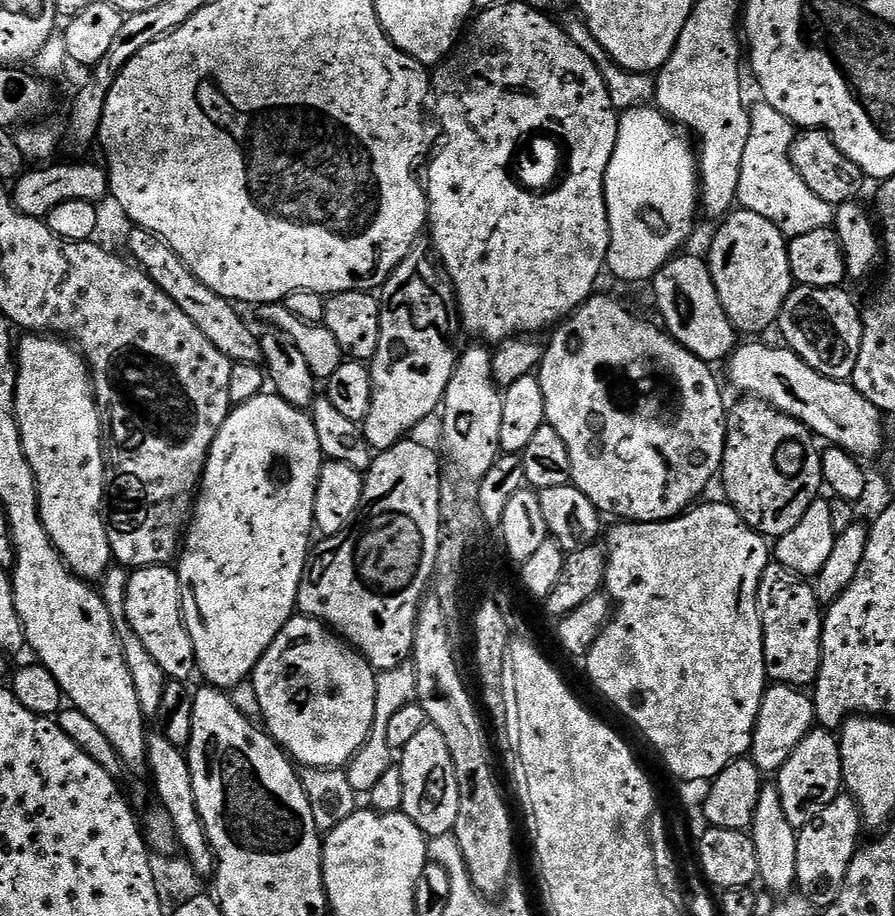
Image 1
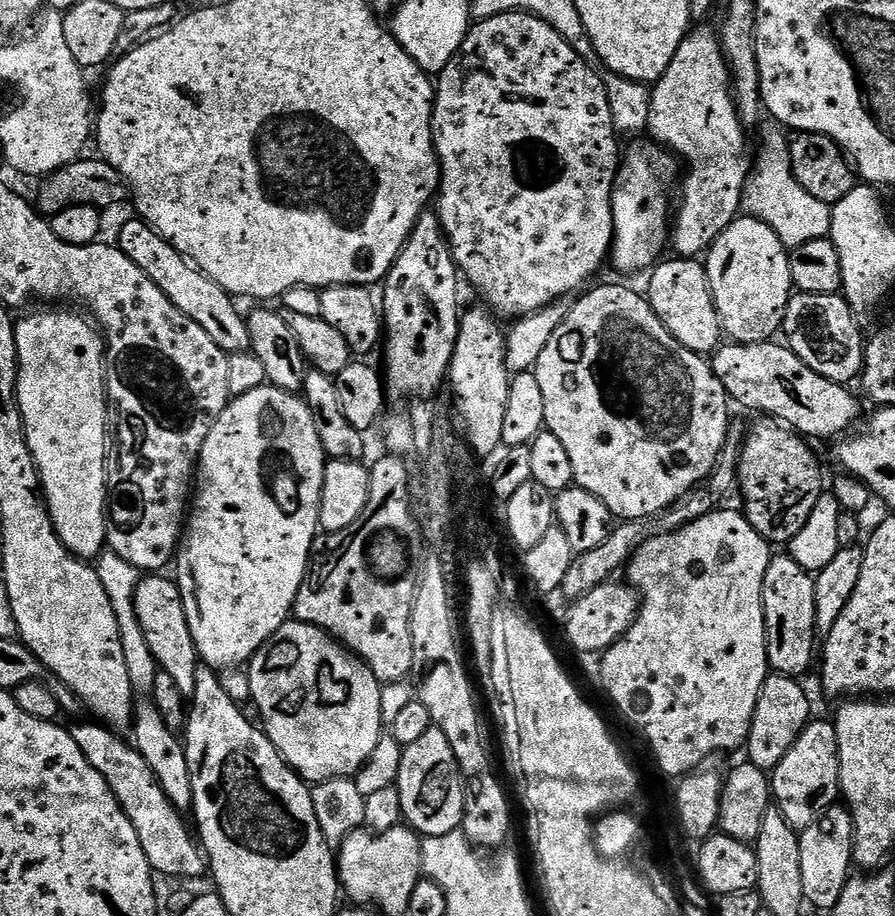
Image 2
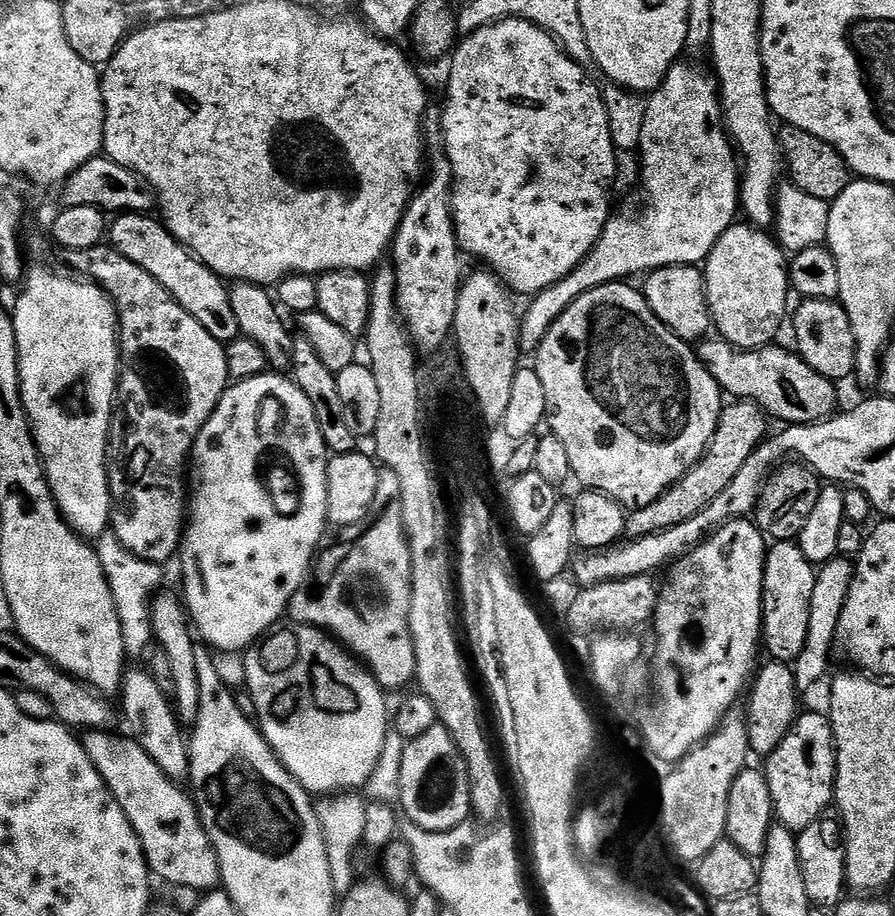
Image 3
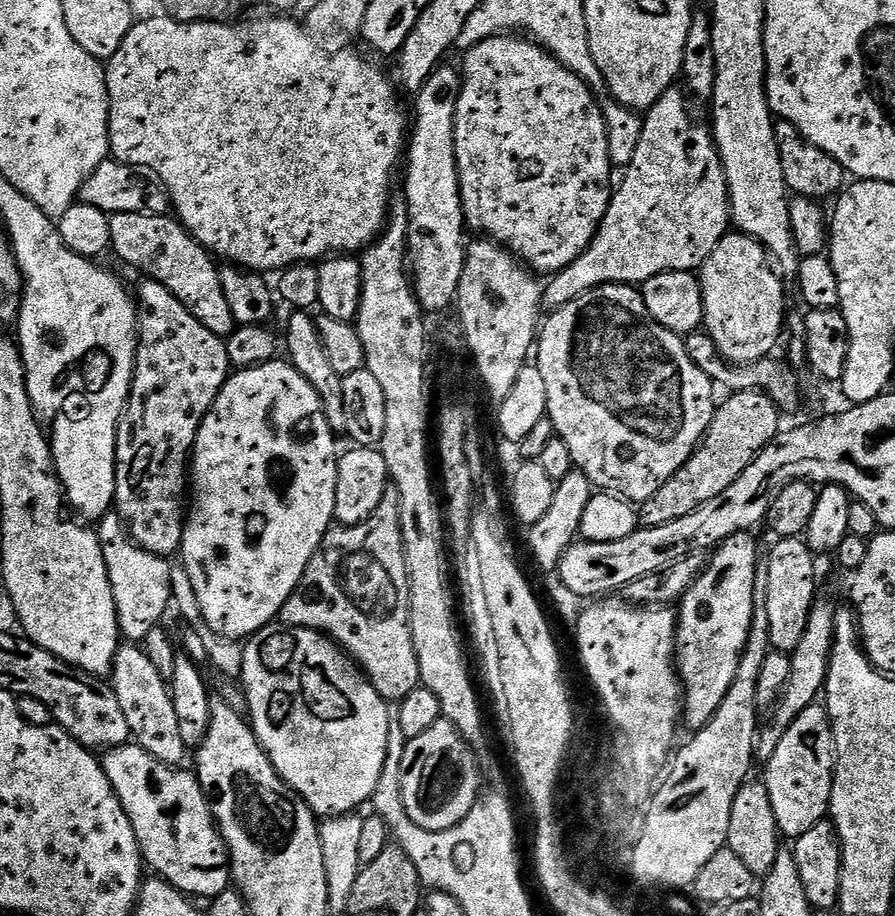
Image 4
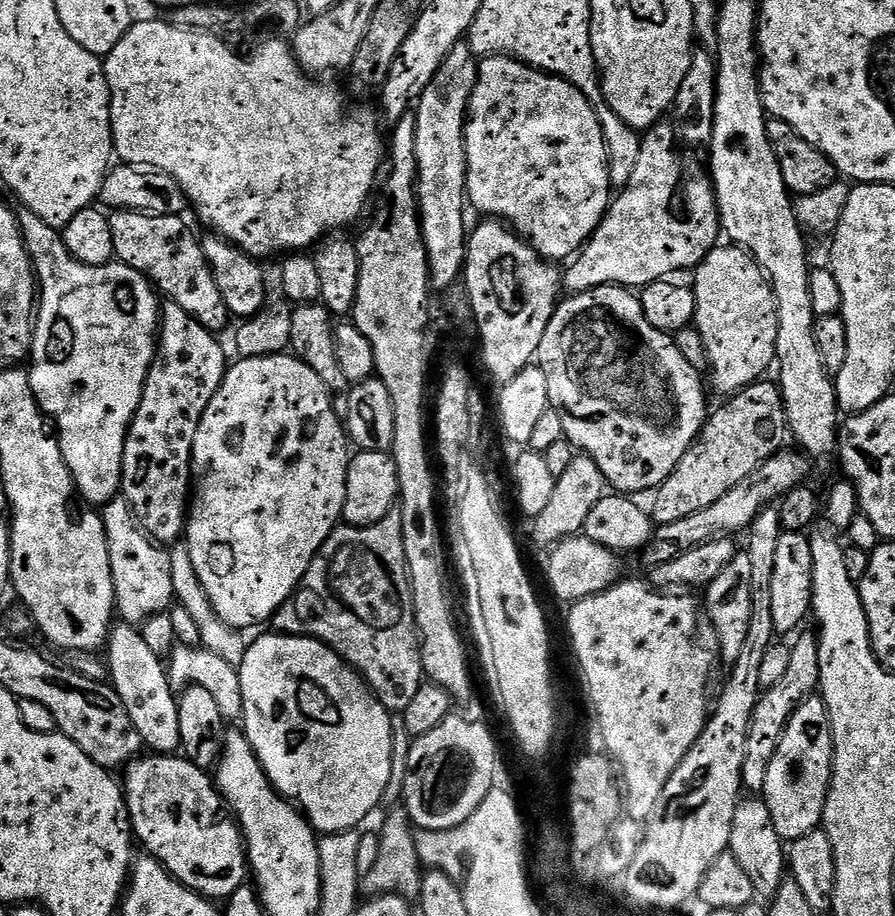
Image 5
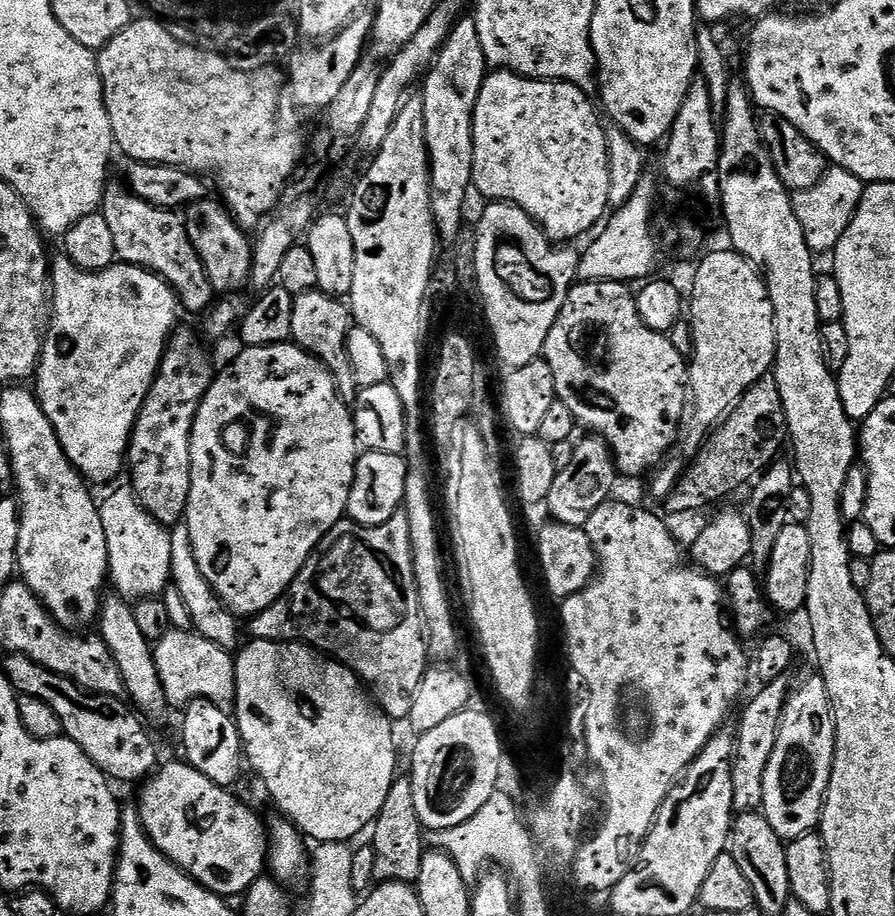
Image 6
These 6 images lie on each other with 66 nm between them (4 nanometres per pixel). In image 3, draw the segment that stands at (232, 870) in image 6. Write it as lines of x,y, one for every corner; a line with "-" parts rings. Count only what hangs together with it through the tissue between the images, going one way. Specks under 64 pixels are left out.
85,731
82,743
86,758
94,762
98,774
112,791
112,796
122,806
130,826
140,839
144,857
151,875
176,888
189,888
195,894
213,891
220,884
220,863
212,849
210,838
200,821
196,802
179,783
169,779
127,735
115,736
115,731

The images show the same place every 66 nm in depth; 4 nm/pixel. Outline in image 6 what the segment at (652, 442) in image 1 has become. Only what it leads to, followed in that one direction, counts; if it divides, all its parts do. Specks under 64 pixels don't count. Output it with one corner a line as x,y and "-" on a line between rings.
618,280
573,284
542,353
554,374
557,400
570,406
570,414
574,414
581,429
589,428
589,433
607,442
621,477
651,473
671,453
668,451
681,435
681,420
690,404
685,353
679,352
665,333
650,330
642,322
633,289
628,288
631,287
627,283

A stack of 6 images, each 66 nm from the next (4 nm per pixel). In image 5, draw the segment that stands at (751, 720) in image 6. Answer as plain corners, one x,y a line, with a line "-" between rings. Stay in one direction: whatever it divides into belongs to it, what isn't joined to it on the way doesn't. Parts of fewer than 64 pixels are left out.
800,636
795,637
796,644
791,645
790,667
786,674
778,678
778,682
765,687
760,694
760,701
754,706
754,718
750,722
750,730
746,738
746,758
742,762
742,778
744,788
749,793
763,793
766,774
770,770
770,762
774,754
778,754
778,746
782,742
782,734
786,734
786,726
790,718
808,700
817,695
820,687
820,663
818,662
818,650
820,645
817,637

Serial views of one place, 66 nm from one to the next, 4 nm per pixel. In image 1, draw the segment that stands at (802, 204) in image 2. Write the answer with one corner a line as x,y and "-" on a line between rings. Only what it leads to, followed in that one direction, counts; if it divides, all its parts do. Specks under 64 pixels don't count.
765,107
764,120
757,119
752,126
752,137
746,142
746,154
742,158
742,174
738,178
739,207
745,212
762,214
778,226
786,238
810,234
810,230
833,227
837,209
822,202
792,165
792,143
796,141
797,125
779,116
772,108

